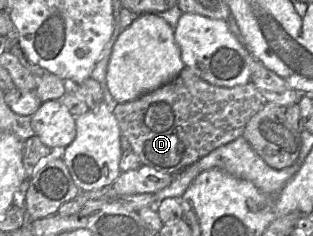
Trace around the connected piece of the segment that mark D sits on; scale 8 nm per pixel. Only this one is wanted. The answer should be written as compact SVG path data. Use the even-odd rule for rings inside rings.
M184 66L184 69L168 83L133 101L118 103L114 108L114 115L121 135L128 139L142 165L165 174L179 174L216 148L243 136L249 120L266 103L267 100L252 82L234 87L214 86Z

